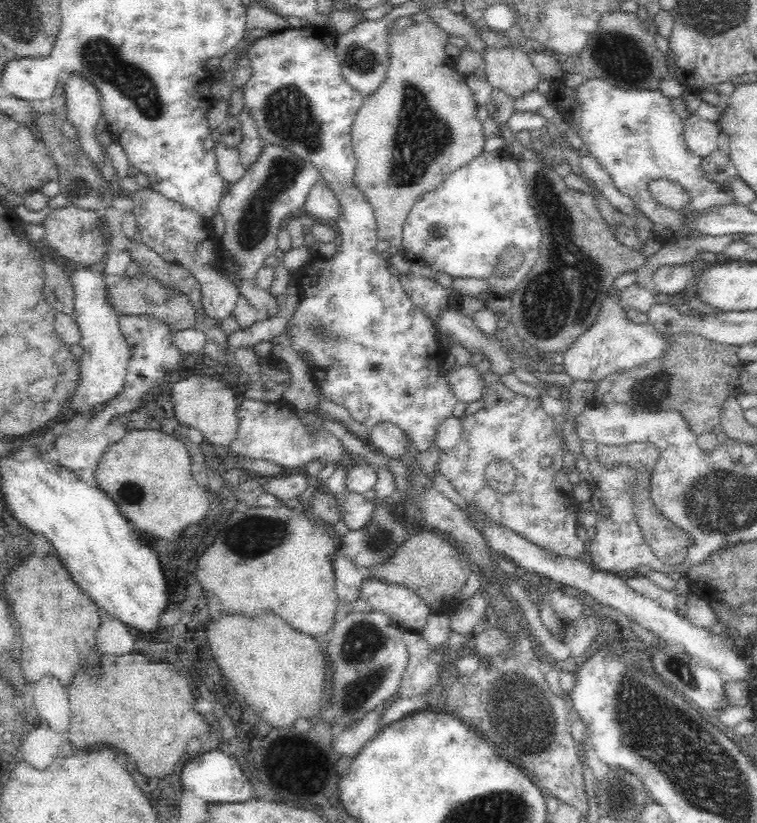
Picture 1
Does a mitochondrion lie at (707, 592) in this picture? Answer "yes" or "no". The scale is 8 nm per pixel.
no

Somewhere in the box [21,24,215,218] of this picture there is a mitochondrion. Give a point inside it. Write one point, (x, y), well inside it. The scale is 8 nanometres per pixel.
(100, 57)

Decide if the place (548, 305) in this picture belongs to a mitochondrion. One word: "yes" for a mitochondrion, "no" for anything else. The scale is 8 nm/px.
yes

